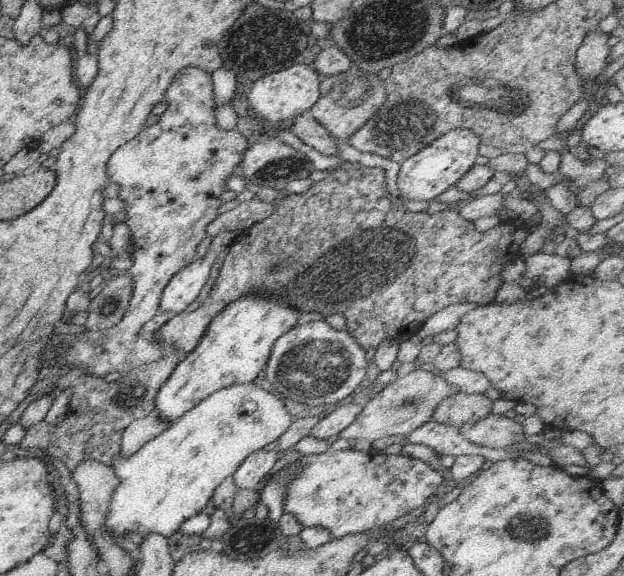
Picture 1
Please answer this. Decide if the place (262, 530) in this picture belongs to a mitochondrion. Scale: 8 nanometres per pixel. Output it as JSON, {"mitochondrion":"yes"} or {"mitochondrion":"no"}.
{"mitochondrion":"no"}

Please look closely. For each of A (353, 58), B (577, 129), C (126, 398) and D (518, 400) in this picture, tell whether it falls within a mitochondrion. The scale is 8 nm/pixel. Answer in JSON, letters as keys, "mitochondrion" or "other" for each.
{"A":"other","B":"other","C":"mitochondrion","D":"other"}

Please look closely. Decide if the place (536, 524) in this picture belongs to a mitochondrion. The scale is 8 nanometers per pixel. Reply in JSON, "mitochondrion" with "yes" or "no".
{"mitochondrion":"yes"}

